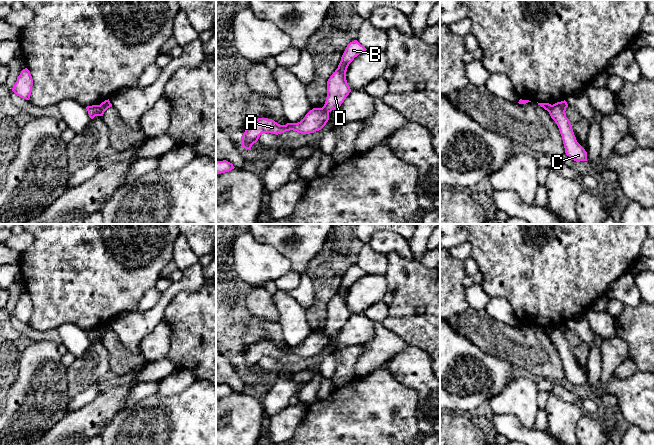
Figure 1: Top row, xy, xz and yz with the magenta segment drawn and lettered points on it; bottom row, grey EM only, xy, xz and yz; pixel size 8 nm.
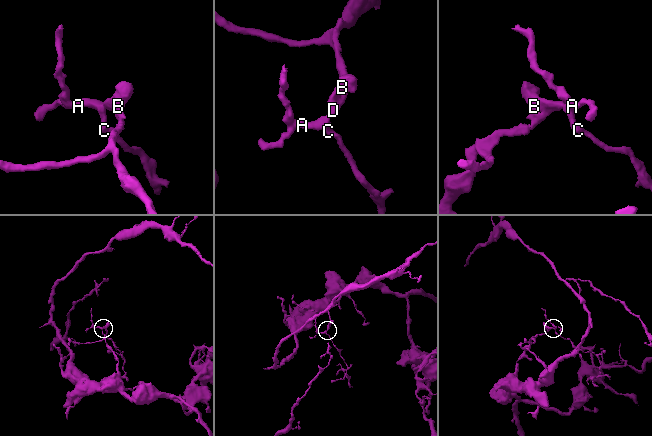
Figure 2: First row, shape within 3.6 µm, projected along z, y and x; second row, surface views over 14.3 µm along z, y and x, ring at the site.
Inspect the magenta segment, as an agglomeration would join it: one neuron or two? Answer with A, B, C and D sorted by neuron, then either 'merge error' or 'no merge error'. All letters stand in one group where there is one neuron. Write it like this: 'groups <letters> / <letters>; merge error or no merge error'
groups A C / B D; merge error

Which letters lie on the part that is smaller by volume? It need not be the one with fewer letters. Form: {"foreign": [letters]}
{"foreign": ["A", "C"]}

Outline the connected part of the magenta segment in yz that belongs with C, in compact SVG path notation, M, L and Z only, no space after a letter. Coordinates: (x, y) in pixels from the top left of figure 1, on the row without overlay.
M565 324L557 326L551 330L549 338L559 352L566 379L576 386L587 385L587 376L577 366L571 347L566 341L567 331L568 328Z

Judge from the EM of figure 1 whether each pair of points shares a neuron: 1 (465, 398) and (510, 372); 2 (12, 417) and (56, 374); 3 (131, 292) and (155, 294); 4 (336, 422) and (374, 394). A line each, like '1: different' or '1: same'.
1: same
2: same
3: different
4: same

